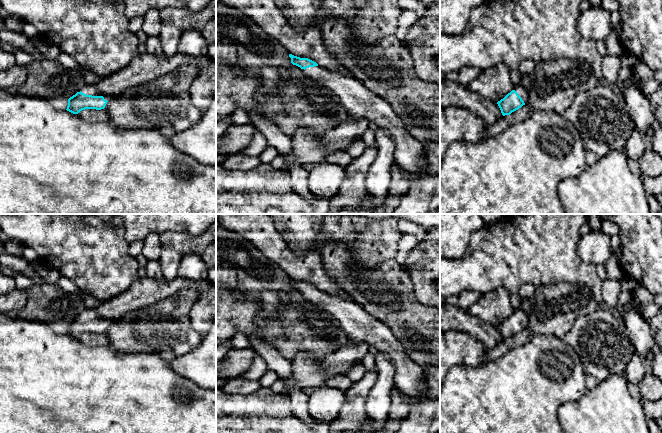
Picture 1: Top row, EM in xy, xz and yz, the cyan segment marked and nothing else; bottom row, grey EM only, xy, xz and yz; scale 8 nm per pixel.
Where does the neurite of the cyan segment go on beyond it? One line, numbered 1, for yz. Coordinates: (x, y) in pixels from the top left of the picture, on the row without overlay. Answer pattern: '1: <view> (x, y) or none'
1: yz (522, 316)

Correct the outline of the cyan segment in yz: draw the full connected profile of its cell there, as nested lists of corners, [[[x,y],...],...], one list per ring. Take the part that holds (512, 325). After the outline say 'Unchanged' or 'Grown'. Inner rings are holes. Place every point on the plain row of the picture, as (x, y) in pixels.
[[[520,308],[508,317],[503,323],[497,326],[503,340],[510,339],[512,336],[521,332],[527,326],[527,314]]]. Grown

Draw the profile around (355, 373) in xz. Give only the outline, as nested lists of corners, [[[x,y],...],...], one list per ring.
[[[362,362],[358,363],[357,365],[352,366],[348,371],[346,376],[353,382],[358,382],[362,379],[366,370],[362,364]]]

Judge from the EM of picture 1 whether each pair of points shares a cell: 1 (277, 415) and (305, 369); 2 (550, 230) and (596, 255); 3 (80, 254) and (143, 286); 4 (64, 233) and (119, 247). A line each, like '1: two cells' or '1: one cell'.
1: two cells
2: two cells
3: two cells
4: one cell

